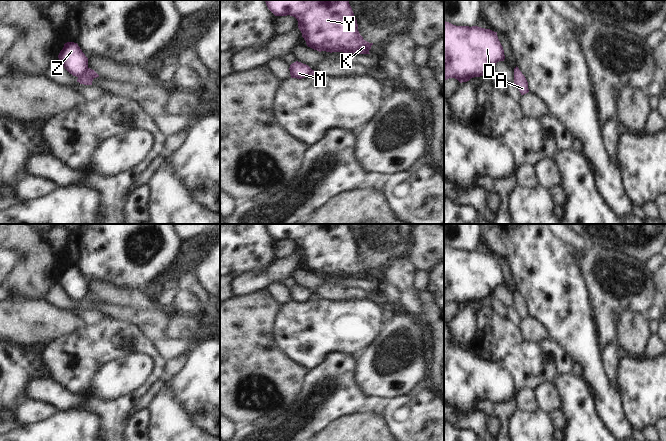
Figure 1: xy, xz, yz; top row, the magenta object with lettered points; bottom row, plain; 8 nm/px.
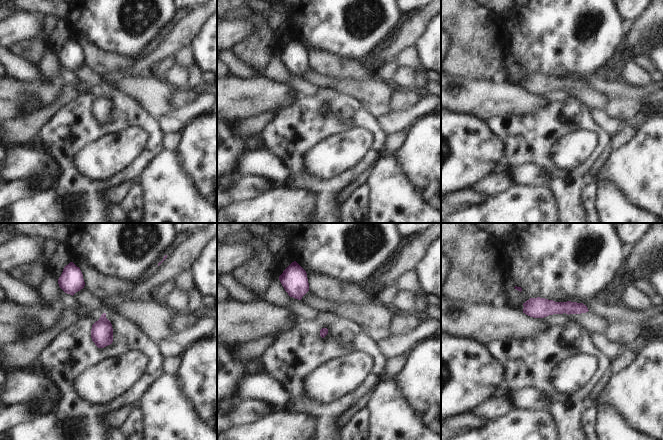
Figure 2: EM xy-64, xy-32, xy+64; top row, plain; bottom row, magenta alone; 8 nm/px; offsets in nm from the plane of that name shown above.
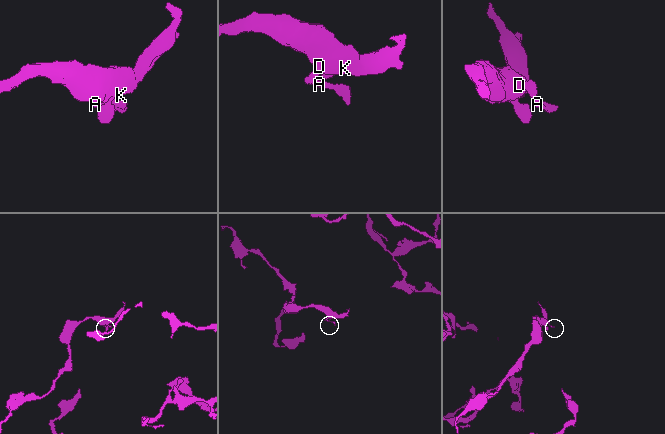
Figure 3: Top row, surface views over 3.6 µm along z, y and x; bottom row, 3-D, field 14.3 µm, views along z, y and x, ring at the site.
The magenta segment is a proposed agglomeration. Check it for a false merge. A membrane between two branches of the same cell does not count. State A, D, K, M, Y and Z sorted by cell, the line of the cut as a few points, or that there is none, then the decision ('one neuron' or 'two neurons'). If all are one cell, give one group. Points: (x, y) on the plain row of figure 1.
A / D K M Y Z | xy (88, 292), (78, 301) | two neurons

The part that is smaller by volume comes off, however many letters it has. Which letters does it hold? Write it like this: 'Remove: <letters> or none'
Remove: A

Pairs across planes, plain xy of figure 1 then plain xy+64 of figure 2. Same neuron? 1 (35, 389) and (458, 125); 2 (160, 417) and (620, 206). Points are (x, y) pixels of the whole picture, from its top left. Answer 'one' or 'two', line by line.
1: two
2: one

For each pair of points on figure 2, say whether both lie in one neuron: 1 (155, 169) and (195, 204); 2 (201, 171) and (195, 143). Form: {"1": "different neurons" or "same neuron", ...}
{"1": "same neuron", "2": "same neuron"}

